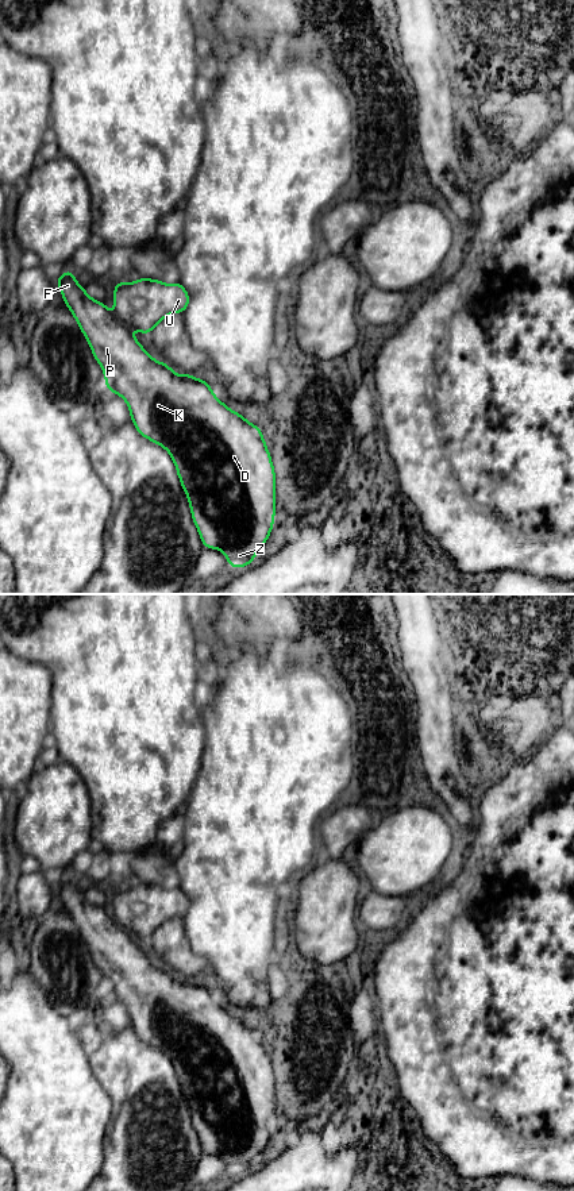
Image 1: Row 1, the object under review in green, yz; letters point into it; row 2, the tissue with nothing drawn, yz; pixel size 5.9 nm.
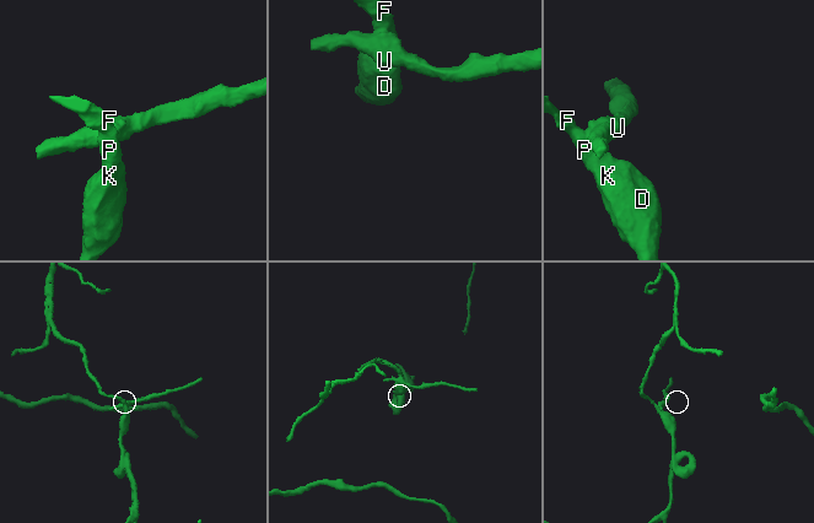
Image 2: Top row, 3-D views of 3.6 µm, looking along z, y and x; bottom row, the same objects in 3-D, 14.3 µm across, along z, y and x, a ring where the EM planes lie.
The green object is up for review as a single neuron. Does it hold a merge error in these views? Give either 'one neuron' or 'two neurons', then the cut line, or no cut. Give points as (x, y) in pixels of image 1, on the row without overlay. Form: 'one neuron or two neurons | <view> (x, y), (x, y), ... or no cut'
two neurons | yz (115, 920), (128, 933)

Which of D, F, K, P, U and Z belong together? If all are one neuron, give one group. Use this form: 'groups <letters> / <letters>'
groups D F K P Z / U

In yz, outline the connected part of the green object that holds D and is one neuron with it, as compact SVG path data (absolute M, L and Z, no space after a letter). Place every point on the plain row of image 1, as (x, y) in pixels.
M66 875L55 890L103 974L107 995L126 1005L131 1025L143 1042L169 1056L188 1101L203 1152L223 1156L232 1175L254 1168L255 1159L270 1141L276 1117L276 1079L261 1032L250 1029L246 1022L220 1007L211 995L209 986L200 986L190 979L177 980L167 968L157 967L104 907L86 899L72 875Z

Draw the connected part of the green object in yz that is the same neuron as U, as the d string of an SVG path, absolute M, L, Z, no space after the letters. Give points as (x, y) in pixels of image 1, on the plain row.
M140 882L128 889L115 886L113 909L120 928L150 940L166 921L185 917L189 899L181 887L166 890Z

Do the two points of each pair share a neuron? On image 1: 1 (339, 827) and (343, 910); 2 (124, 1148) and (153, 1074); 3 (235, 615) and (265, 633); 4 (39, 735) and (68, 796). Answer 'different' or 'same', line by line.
1: same
2: same
3: same
4: different

